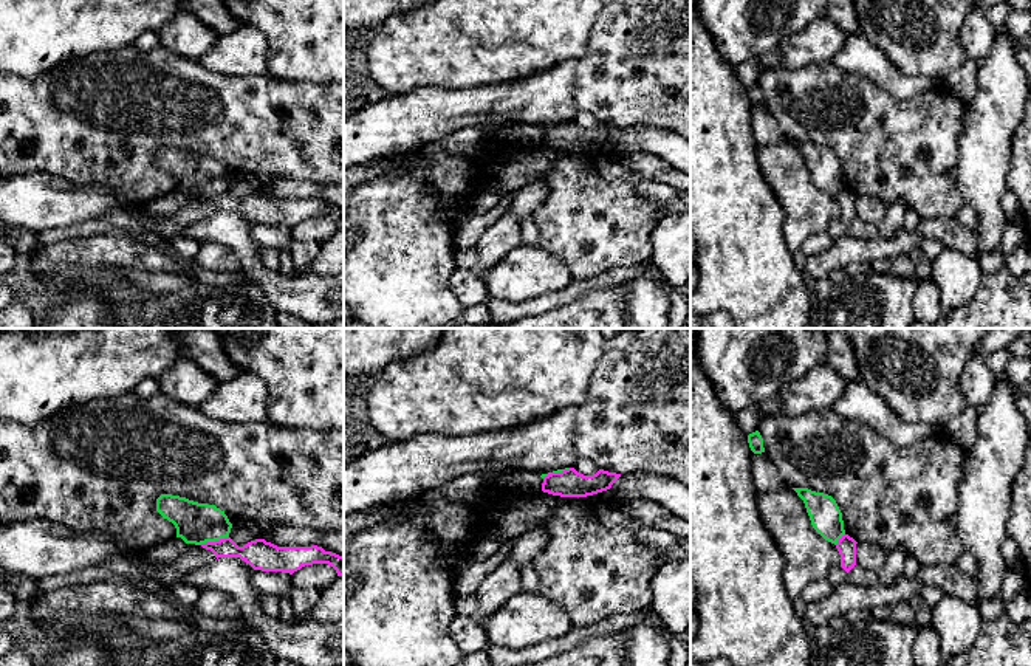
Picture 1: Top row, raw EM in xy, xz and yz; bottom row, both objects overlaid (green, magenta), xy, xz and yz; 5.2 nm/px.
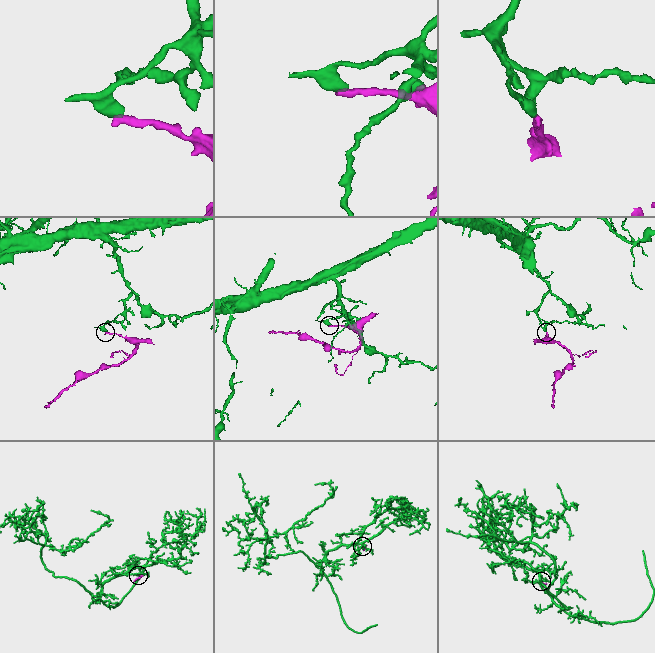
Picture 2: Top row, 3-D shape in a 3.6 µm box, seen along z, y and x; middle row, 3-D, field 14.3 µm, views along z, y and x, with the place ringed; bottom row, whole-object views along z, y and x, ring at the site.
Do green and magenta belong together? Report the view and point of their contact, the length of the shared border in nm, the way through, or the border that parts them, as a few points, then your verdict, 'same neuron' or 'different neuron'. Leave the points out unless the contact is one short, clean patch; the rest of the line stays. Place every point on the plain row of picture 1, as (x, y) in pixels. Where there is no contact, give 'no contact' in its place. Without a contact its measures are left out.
xy (214, 194) | 160 nm | along xy (228, 188), (200, 197) | different neuron

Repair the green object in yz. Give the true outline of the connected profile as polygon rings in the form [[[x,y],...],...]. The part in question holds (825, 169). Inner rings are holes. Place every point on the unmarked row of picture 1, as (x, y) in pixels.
[[[793,141],[803,153],[813,181],[828,195],[837,197],[845,187],[842,166],[836,153],[808,141]]]

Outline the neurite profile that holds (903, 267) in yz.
[[[898,256],[885,260],[872,260],[864,263],[850,263],[844,268],[847,276],[856,276],[861,273],[882,273],[903,277],[906,280],[916,280],[913,262],[909,256]]]

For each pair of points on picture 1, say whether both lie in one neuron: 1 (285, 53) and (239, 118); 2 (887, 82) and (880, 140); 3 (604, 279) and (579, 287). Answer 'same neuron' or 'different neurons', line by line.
1: different neurons
2: different neurons
3: same neuron

